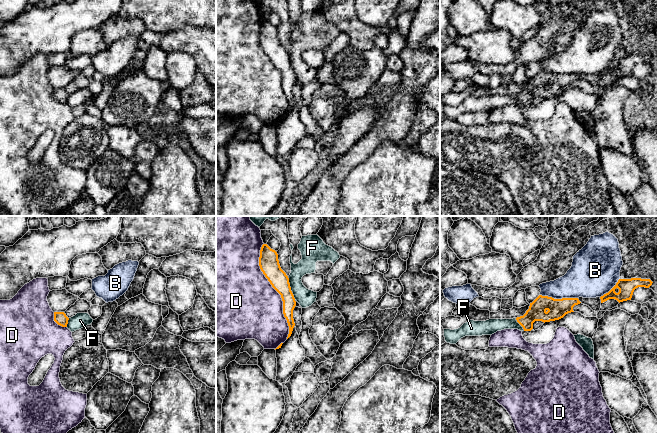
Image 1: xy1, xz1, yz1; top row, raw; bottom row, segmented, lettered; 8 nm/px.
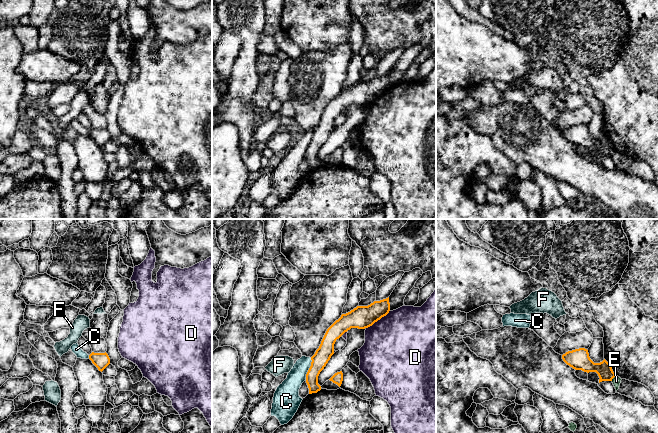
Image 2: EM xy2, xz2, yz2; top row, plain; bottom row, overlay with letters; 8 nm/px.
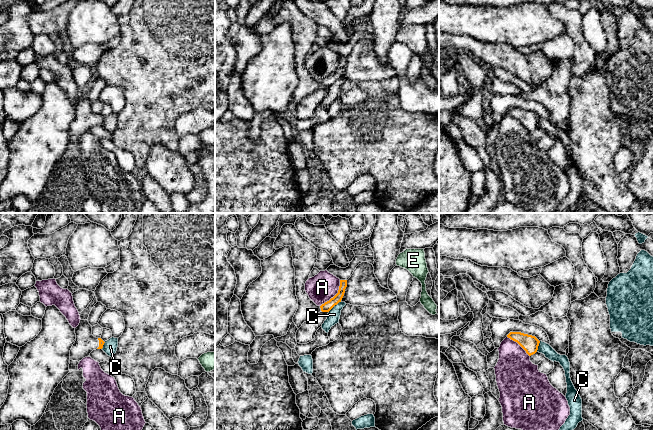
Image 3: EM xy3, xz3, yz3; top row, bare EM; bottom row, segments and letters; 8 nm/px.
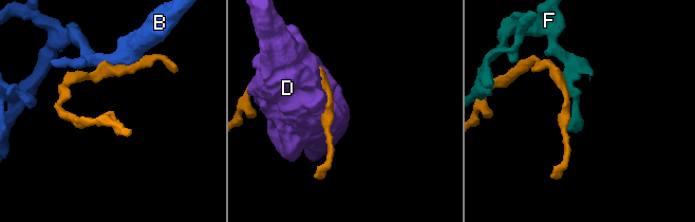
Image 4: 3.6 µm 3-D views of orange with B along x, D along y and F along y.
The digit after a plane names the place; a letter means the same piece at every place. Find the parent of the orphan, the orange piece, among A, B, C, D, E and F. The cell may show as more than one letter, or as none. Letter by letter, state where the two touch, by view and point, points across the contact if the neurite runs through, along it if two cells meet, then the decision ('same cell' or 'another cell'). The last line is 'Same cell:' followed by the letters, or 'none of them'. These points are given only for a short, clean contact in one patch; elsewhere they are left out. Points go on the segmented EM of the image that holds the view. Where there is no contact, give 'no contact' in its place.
A: xz3 (335, 295) | along xz3 (340, 280), (338, 291), (320, 306) | another cell
B: yz1 (559, 299) | another cell
C: xz2 (309, 369) | another cell
D: xz1 (276, 290) | another cell
E: yz2 (613, 377) | along yz2 (615, 375), (611, 380) | another cell
F: xz1 (290, 289) | along xz1 (288, 278), (290, 290), (295, 299) | another cell
Same cell: none of them

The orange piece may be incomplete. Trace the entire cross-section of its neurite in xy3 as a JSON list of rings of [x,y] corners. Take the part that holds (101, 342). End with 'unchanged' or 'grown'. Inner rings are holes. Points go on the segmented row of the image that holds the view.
[[[80,320],[75,328],[76,341],[70,350],[70,360],[80,362],[83,358],[90,356],[96,349],[102,349],[104,341],[92,335],[92,326],[88,320]]]; grown

